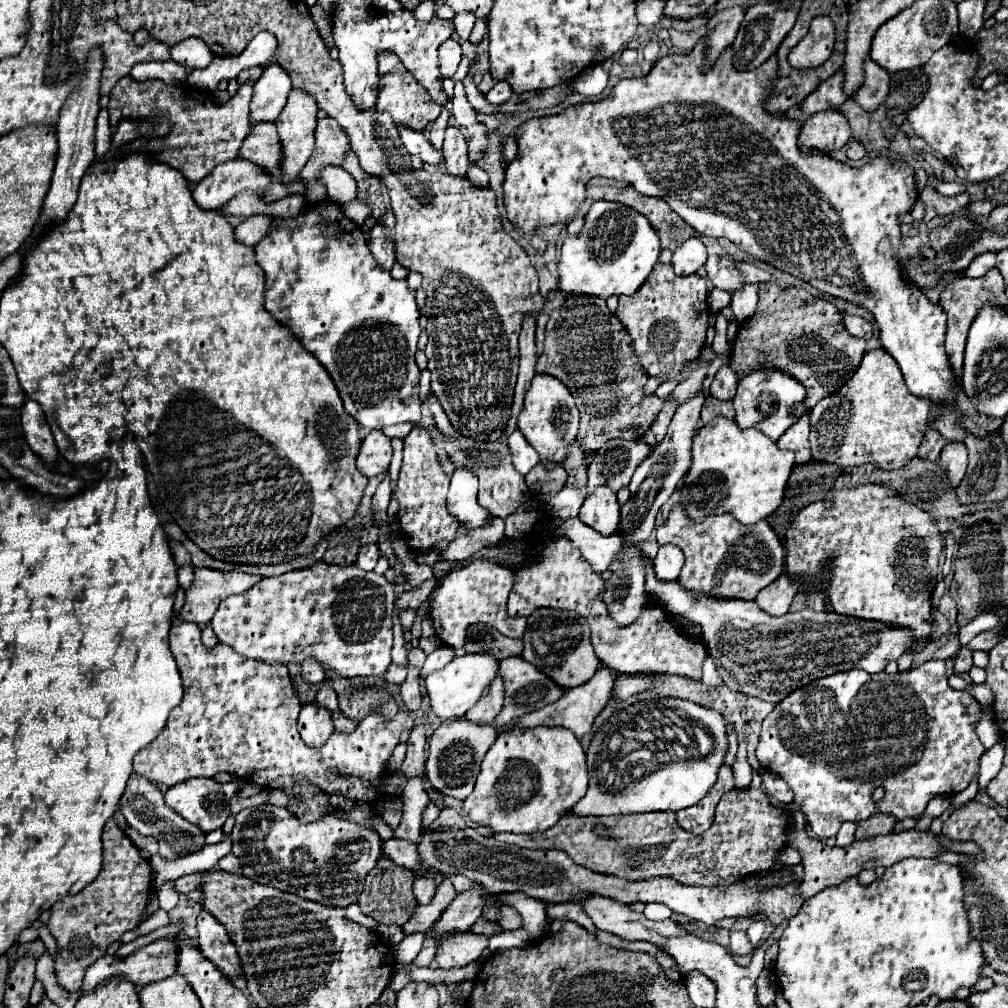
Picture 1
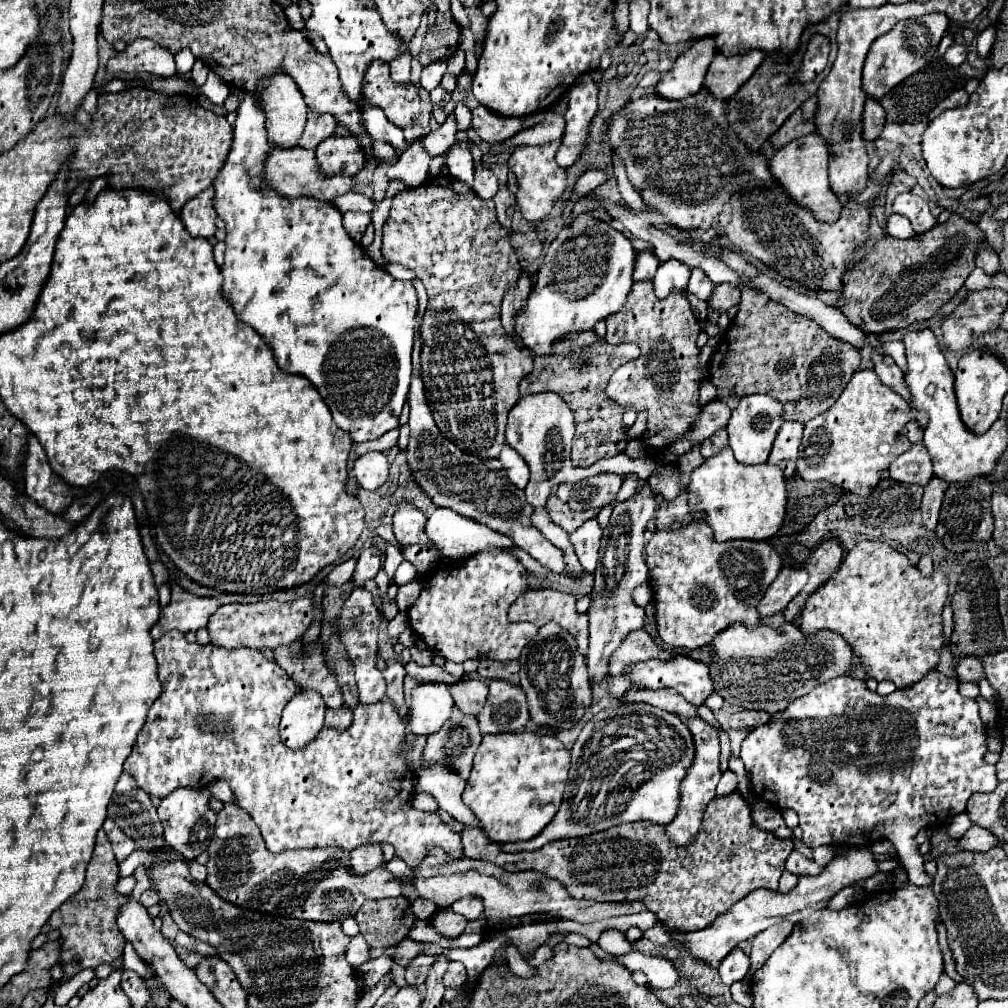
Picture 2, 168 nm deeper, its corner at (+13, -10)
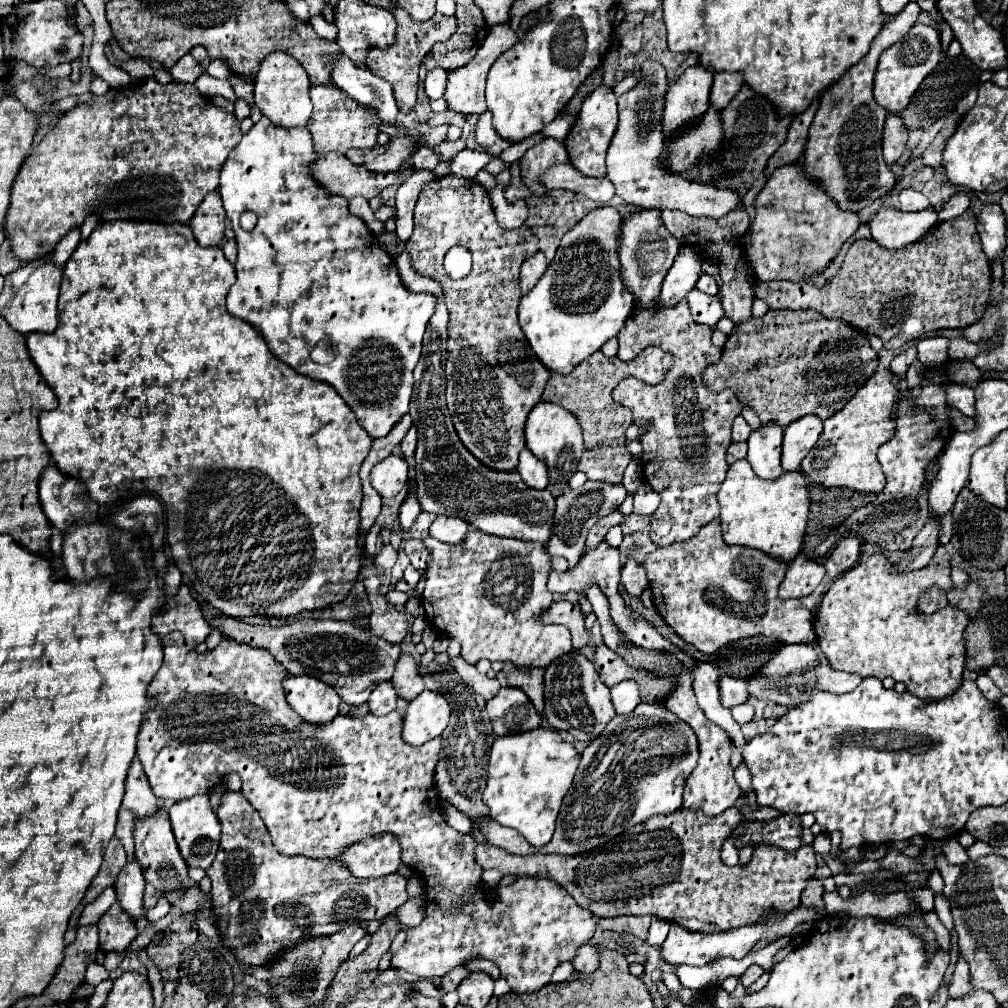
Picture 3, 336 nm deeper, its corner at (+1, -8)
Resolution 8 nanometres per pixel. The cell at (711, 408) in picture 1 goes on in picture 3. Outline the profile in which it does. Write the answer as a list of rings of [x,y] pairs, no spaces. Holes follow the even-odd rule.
[[[733,442],[731,448],[727,448],[727,464],[733,464],[739,458],[747,456],[747,442]]]

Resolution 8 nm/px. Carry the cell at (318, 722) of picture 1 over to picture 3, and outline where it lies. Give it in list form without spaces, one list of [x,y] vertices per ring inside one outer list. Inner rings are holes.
[[[287,676],[283,682],[287,702],[309,724],[323,726],[337,716],[341,704],[335,688],[323,684],[313,676]]]

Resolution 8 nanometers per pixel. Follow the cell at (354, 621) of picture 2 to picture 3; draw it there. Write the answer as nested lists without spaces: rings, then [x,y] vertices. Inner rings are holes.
[[[381,682],[375,686],[375,690],[371,692],[367,704],[369,704],[369,710],[375,714],[375,716],[383,716],[383,714],[389,714],[395,710],[395,702],[397,702],[397,696],[395,696],[395,688],[391,688],[391,682]]]

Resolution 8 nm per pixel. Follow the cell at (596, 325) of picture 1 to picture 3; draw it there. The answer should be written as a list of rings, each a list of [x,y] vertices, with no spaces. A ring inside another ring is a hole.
[[[645,348],[641,354],[651,354],[645,358],[635,358],[627,364],[619,360],[619,356],[607,358],[603,352],[593,352],[583,364],[577,364],[571,374],[561,376],[557,372],[551,372],[551,378],[543,390],[545,402],[555,402],[569,412],[573,412],[581,426],[583,426],[583,440],[585,450],[579,460],[579,470],[587,474],[589,480],[605,480],[611,484],[619,484],[623,478],[623,470],[631,460],[631,454],[627,450],[627,438],[625,430],[631,424],[631,410],[623,408],[613,402],[611,392],[613,388],[629,376],[635,378],[661,378],[671,368],[671,354],[663,352],[661,348]]]

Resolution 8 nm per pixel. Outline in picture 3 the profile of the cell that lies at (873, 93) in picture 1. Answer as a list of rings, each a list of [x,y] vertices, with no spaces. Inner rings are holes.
[[[889,114],[883,130],[883,158],[887,164],[893,164],[899,160],[899,156],[905,150],[905,142],[907,142],[907,128],[901,116]]]

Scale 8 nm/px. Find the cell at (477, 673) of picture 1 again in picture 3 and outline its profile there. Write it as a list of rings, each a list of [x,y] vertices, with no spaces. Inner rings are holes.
[[[423,690],[415,700],[411,700],[405,712],[403,740],[413,746],[421,746],[431,738],[441,736],[451,718],[451,704],[441,692]]]

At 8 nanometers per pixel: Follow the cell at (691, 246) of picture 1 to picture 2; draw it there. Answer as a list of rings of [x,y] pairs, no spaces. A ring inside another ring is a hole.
[[[679,260],[663,262],[657,270],[657,276],[653,278],[655,296],[667,298],[671,292],[683,292],[687,288],[689,274],[691,274],[691,270]]]

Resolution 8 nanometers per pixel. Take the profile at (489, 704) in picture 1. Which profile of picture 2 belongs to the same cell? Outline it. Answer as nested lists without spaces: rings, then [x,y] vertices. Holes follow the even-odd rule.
[[[459,680],[451,686],[455,706],[465,714],[479,714],[487,700],[487,684],[481,680]]]

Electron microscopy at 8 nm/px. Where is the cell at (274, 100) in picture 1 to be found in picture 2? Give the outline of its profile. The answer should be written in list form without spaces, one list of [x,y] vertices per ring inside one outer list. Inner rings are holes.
[[[253,92],[245,94],[247,98],[243,100],[243,104],[237,110],[237,122],[235,122],[235,136],[233,136],[233,144],[231,144],[231,152],[223,164],[223,168],[219,170],[219,174],[213,180],[213,188],[215,188],[215,198],[213,198],[213,208],[217,212],[219,218],[223,218],[225,222],[225,244],[227,244],[227,252],[225,252],[225,264],[221,266],[221,274],[223,274],[223,296],[229,300],[231,308],[235,310],[237,318],[245,324],[249,324],[259,336],[261,340],[273,350],[275,362],[277,366],[287,372],[287,374],[299,374],[305,376],[307,380],[311,380],[315,384],[315,388],[319,390],[319,394],[323,396],[325,404],[329,406],[335,424],[349,432],[353,442],[367,442],[367,440],[377,440],[381,434],[389,432],[391,428],[399,426],[399,414],[406,402],[409,386],[411,382],[411,350],[413,350],[413,334],[415,334],[415,318],[417,318],[417,292],[413,288],[411,282],[399,282],[395,278],[391,278],[383,268],[379,268],[369,256],[367,252],[345,232],[343,224],[341,224],[341,212],[331,204],[331,202],[319,202],[315,198],[305,198],[305,200],[289,200],[281,194],[277,194],[275,190],[271,190],[263,178],[263,166],[267,156],[271,154],[271,150],[275,150],[275,146],[267,140],[267,130],[265,130],[265,114],[255,98]]]

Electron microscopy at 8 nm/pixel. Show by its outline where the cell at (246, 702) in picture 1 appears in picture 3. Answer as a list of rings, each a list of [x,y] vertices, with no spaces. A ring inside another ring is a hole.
[[[171,632],[169,636],[163,638],[163,648],[165,648],[165,660],[163,666],[159,668],[157,676],[153,678],[149,692],[151,696],[159,698],[159,704],[155,706],[155,710],[151,710],[149,714],[145,714],[141,730],[139,730],[139,738],[137,738],[137,756],[143,764],[143,770],[149,778],[149,784],[153,788],[153,794],[157,798],[171,798],[171,800],[183,800],[183,798],[191,798],[195,794],[207,794],[209,790],[213,790],[217,784],[223,782],[225,774],[235,772],[241,776],[243,780],[243,796],[251,802],[251,806],[259,812],[259,816],[263,818],[275,848],[285,854],[285,856],[309,856],[309,858],[337,858],[339,852],[345,852],[351,844],[379,834],[379,832],[391,832],[399,838],[401,844],[401,860],[411,866],[413,870],[417,870],[417,874],[423,874],[421,878],[427,882],[427,894],[425,894],[425,902],[427,902],[427,914],[423,918],[423,922],[417,928],[409,928],[407,930],[407,942],[403,944],[403,948],[393,954],[391,958],[391,966],[393,968],[403,968],[419,978],[441,978],[443,974],[447,974],[451,968],[463,964],[469,958],[487,958],[491,962],[495,962],[501,970],[501,978],[505,978],[511,986],[513,992],[517,994],[533,994],[537,992],[541,986],[551,982],[551,974],[555,970],[557,964],[561,962],[569,962],[575,956],[575,950],[581,944],[587,944],[589,938],[595,934],[597,924],[595,924],[595,916],[591,912],[587,912],[585,908],[581,908],[579,904],[575,904],[575,900],[563,890],[559,888],[559,884],[555,884],[553,880],[545,880],[545,878],[519,878],[513,884],[509,884],[507,888],[501,888],[499,894],[489,902],[489,898],[485,896],[485,892],[481,890],[481,872],[483,868],[475,862],[475,848],[477,842],[473,840],[471,834],[461,834],[453,828],[447,826],[441,810],[437,808],[437,792],[435,792],[435,764],[439,758],[439,750],[441,750],[441,738],[429,740],[427,744],[415,748],[411,744],[407,744],[401,736],[403,730],[403,718],[397,712],[385,714],[385,716],[375,716],[375,714],[367,714],[365,718],[353,720],[347,716],[337,716],[335,720],[331,720],[327,726],[309,726],[303,722],[303,718],[291,708],[291,704],[287,704],[287,698],[283,696],[283,676],[287,676],[287,670],[283,668],[283,664],[277,664],[277,660],[265,650],[265,648],[251,648],[249,644],[235,644],[235,640],[227,640],[223,638],[219,642],[217,648],[213,650],[205,650],[205,652],[197,652],[197,650],[189,650],[183,634],[181,632]],[[455,844],[465,844],[463,854],[455,852]]]

